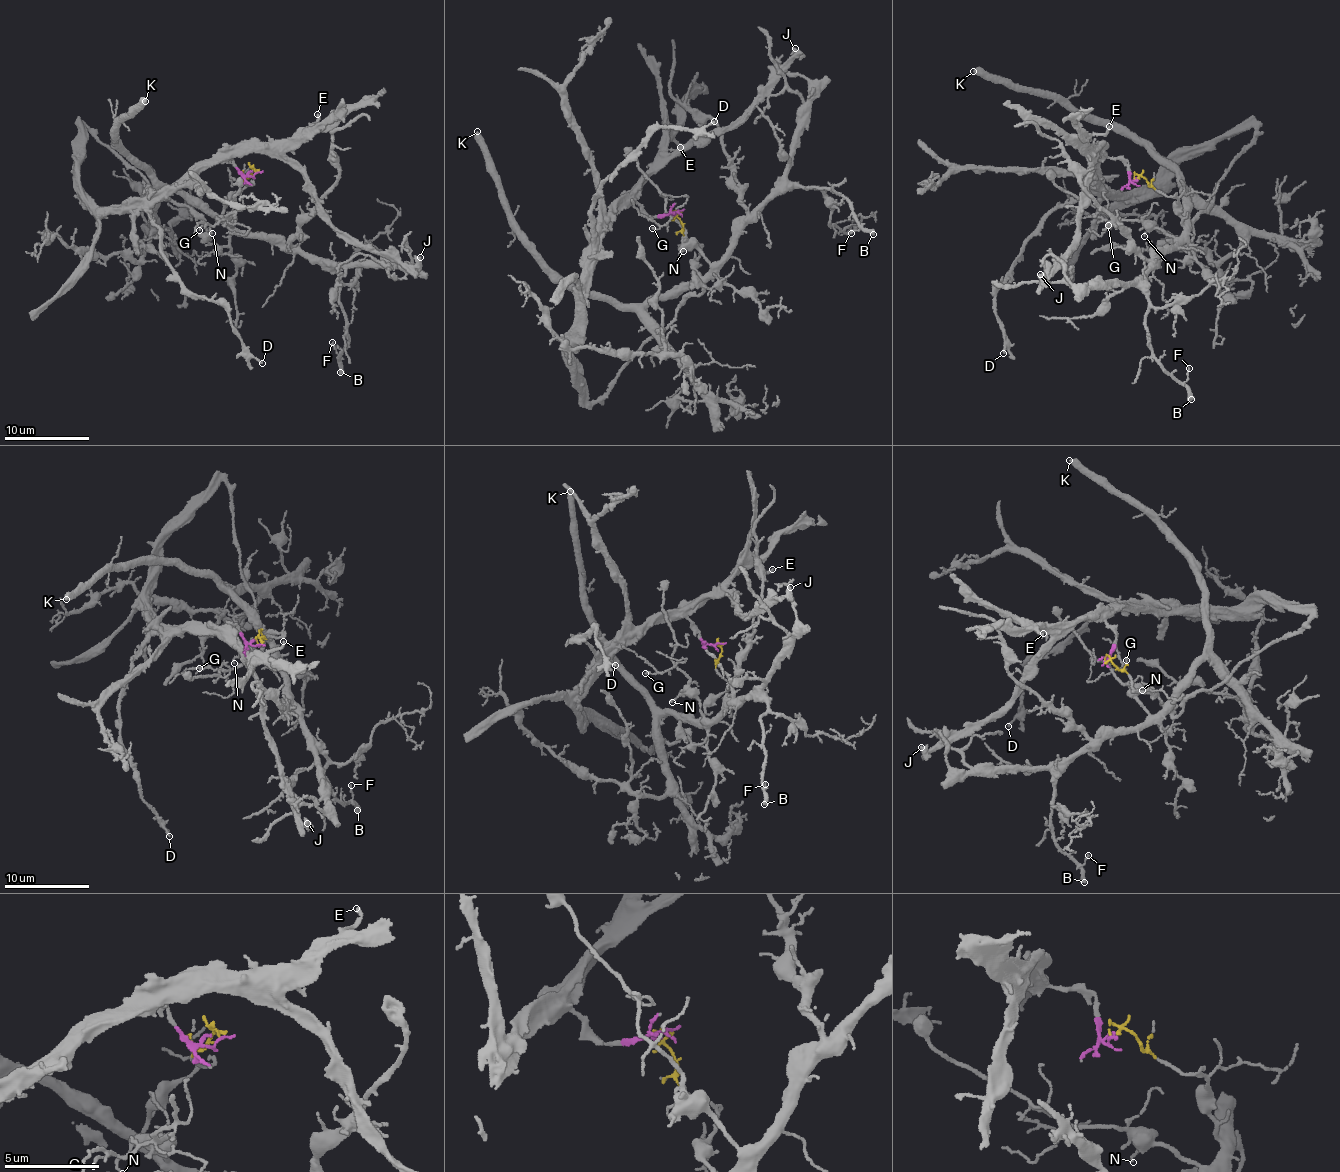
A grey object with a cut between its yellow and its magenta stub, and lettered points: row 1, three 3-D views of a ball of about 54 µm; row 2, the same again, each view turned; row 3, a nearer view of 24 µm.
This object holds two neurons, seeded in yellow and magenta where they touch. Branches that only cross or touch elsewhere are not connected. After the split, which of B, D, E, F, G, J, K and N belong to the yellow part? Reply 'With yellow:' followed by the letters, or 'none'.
With yellow: B, F, G, K, N

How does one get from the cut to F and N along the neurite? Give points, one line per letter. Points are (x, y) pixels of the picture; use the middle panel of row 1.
F: (679, 212), (703, 276), (738, 224), (794, 187), (842, 196), (860, 228), (850, 233)
N: (679, 212), (682, 234), (698, 245), (696, 270), (703, 276), (711, 268), (694, 246), (682, 252)

